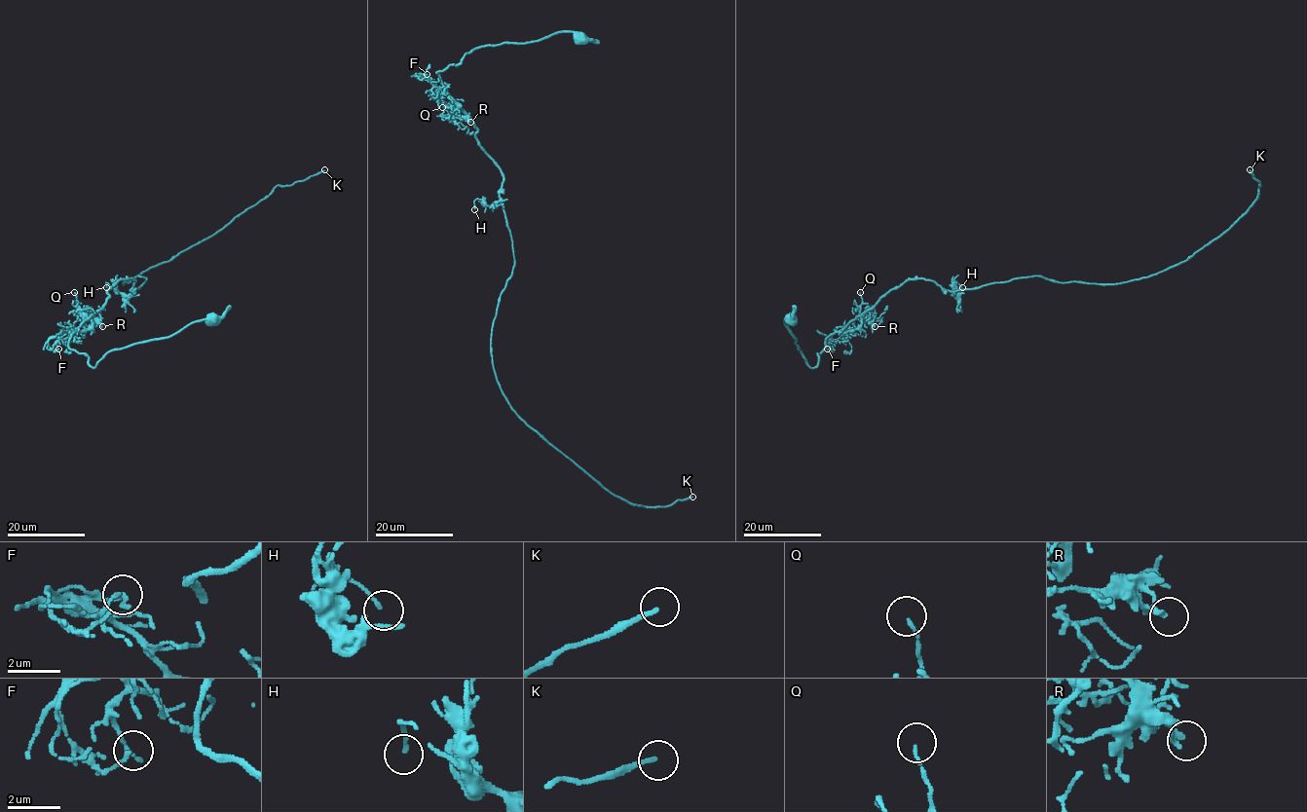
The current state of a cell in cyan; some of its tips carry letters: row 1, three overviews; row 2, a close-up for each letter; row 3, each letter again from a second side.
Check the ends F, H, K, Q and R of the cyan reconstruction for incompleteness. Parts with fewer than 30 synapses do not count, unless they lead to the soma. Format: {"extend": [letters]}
{"extend": ["K"]}

